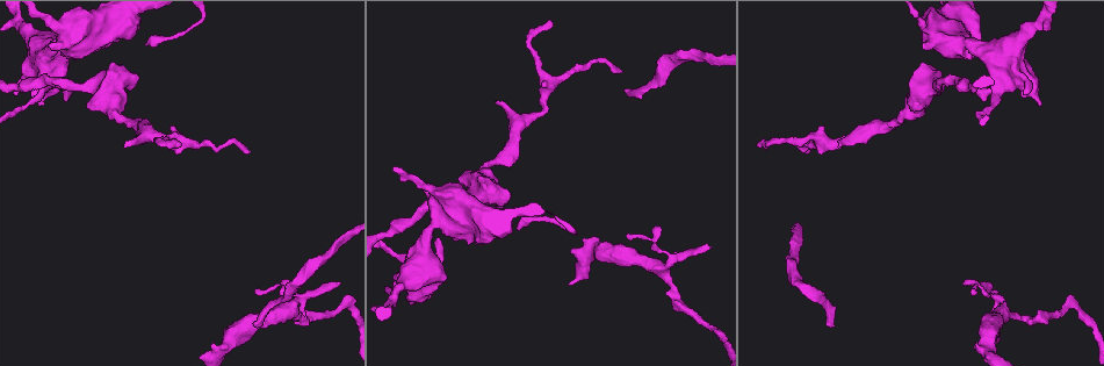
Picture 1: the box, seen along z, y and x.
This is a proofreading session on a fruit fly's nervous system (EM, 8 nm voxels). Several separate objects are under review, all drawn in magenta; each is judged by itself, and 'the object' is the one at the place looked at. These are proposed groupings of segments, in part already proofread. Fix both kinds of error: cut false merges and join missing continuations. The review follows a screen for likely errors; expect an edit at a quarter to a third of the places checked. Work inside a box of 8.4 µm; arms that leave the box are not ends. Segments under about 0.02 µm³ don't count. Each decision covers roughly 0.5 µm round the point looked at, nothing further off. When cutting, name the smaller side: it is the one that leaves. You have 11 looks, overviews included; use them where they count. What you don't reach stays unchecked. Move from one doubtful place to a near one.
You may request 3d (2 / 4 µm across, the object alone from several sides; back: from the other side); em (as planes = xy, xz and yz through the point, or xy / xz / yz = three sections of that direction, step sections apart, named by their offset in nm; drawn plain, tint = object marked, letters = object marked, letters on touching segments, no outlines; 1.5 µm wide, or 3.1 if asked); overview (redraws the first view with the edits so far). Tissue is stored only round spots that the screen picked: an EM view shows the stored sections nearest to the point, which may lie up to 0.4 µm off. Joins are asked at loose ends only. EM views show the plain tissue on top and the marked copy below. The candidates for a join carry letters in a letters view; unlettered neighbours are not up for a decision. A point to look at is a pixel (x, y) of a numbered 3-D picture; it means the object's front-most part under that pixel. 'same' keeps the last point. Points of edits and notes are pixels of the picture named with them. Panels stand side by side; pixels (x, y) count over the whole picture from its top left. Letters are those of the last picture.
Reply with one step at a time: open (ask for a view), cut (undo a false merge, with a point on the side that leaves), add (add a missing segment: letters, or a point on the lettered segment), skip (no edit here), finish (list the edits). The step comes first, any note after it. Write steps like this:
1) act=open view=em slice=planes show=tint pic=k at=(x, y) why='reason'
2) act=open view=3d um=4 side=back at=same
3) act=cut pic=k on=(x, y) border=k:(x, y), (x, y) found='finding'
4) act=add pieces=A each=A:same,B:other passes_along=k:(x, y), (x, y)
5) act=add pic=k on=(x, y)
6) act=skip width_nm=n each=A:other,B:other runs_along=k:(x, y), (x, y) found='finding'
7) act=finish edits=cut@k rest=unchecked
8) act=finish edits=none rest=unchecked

act=open view=3d um=4 side=back pic=1 at=(825, 323) why='tapers out'

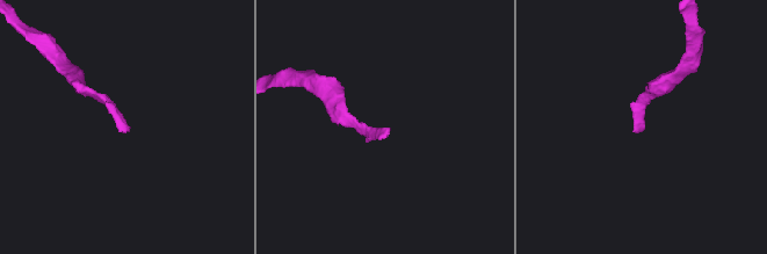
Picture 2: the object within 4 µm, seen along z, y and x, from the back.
act=open view=em slice=planes show=letters pic=2 at=(641, 131) why='now the EM'

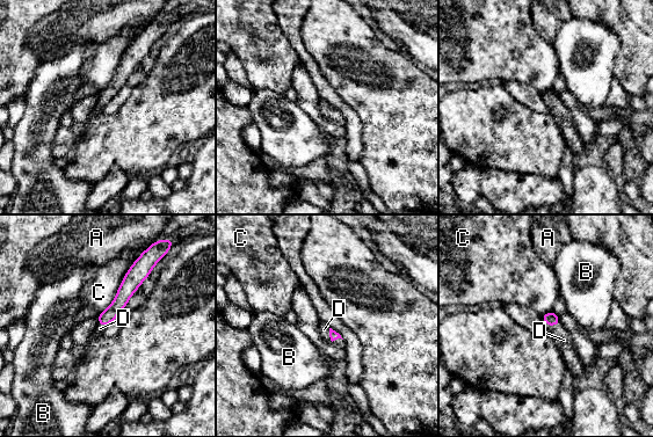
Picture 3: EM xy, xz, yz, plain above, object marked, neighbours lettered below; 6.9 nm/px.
act=add pieces=D each=A:other,B:other,C:other,D:same passes_along=3:(333, 334), (331, 340), (324, 329) found='it goes on there'

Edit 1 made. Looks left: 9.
act=open view=overview why='redraw'

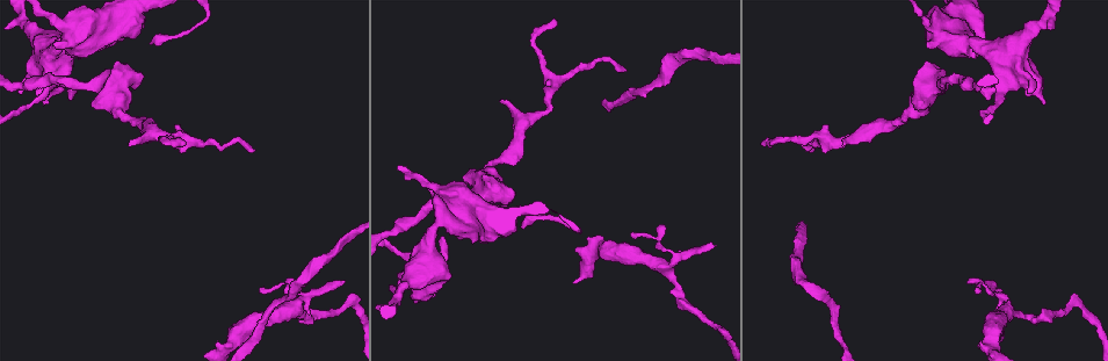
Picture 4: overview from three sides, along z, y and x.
act=open view=em slice=xy step=8 show=tint pic=4 at=(762, 144) why='tapers out'

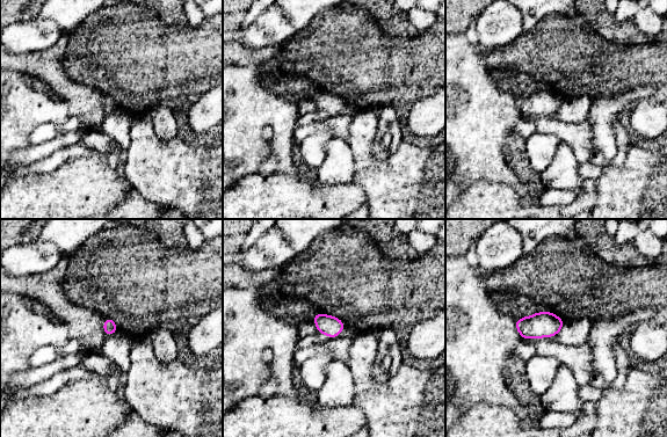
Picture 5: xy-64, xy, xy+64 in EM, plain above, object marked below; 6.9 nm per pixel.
act=open view=em slice=planes show=letters at=same why='cut it another way'

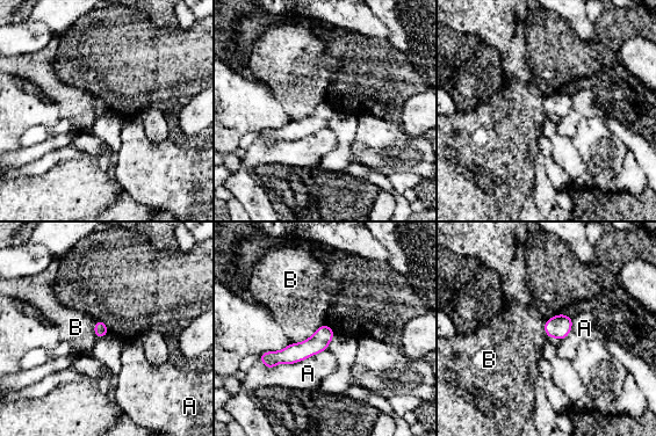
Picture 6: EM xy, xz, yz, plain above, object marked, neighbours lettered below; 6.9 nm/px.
act=skip each=A:other,B:other found='none of them fits'

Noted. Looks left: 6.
act=open view=3d um=4 pic=4 at=(130, 146) why='branch stops here'

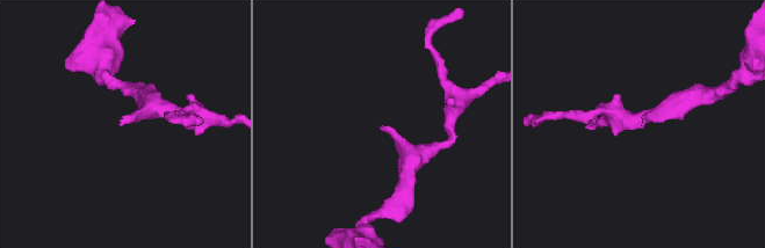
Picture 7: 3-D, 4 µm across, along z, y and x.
act=open view=em slice=planes show=letters pic=7 at=(643, 124) why='shape alone is not enough'

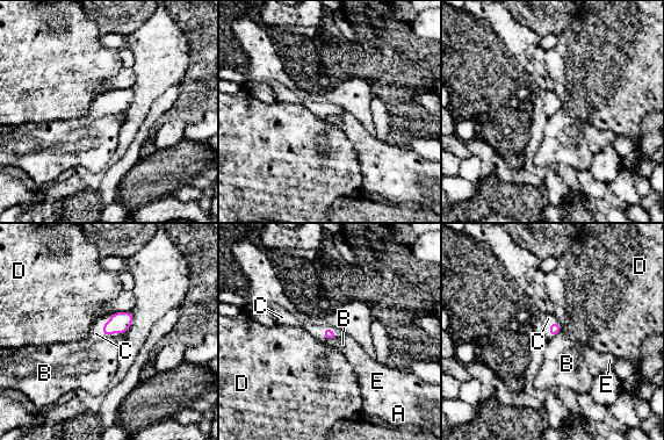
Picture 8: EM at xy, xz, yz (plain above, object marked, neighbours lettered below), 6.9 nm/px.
act=add pieces=C longest_contact=C:180nm each=A:other,B:other,C:same,D:other,E:other passes_along=8:(121, 322), (102, 325), (95, 333) found='the cell continues'

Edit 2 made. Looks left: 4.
act=open view=overview

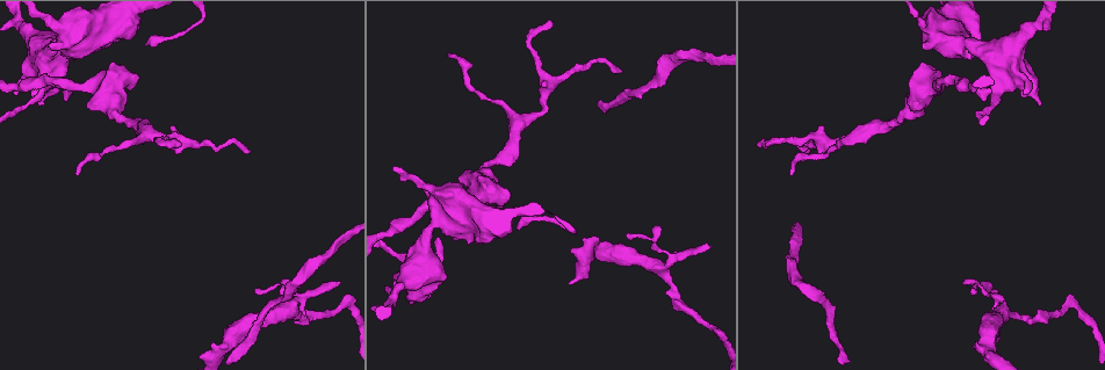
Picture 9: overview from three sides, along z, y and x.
act=open view=3d um=2 pic=9 at=(975, 293) why='branch stops here'

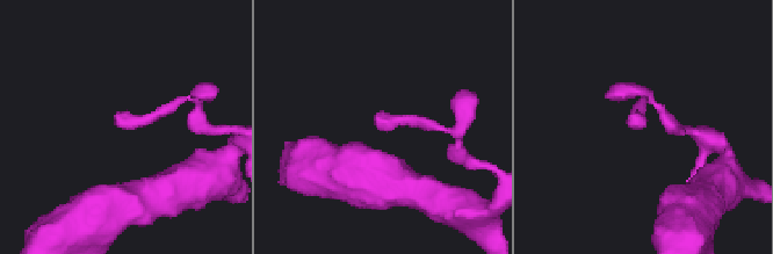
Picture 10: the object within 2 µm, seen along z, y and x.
act=open view=em slice=planes show=letters pic=10 at=(120, 125)

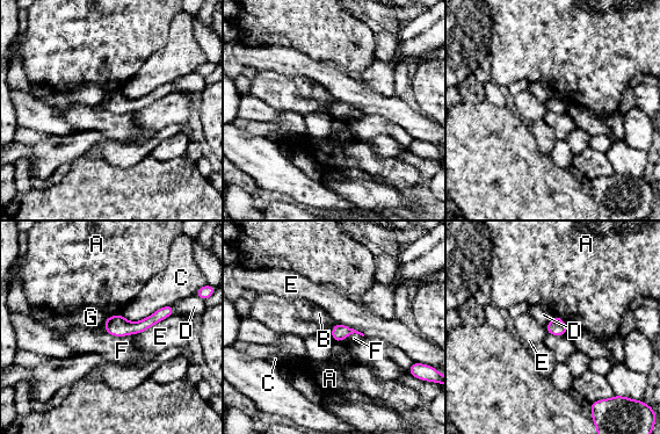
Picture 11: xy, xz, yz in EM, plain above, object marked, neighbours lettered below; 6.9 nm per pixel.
act=skip each=A:other,B:other,C:other,D:other,E:other,F:other,G:other border=11:(103, 330), (114, 335), (133, 334) found='none of them fits'

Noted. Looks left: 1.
act=finish edits=add@3,add@8 rest=unchecked

